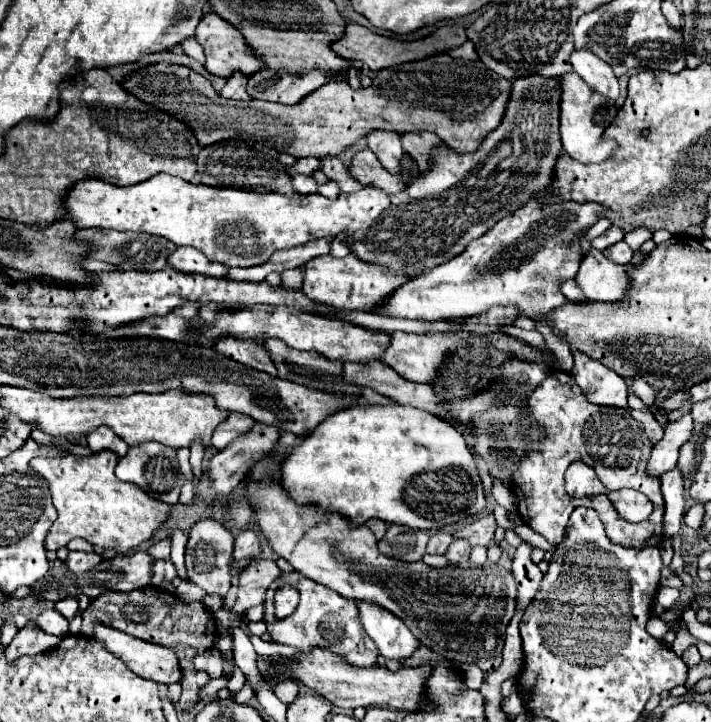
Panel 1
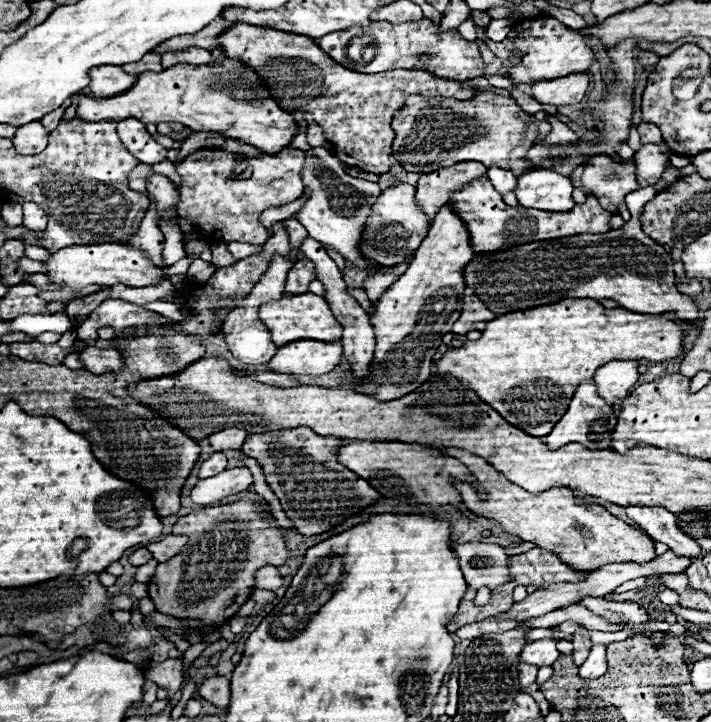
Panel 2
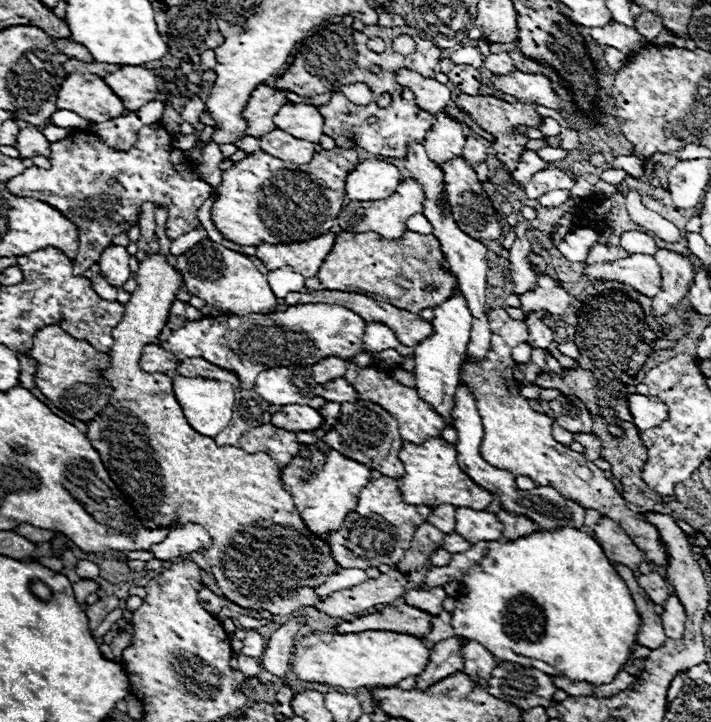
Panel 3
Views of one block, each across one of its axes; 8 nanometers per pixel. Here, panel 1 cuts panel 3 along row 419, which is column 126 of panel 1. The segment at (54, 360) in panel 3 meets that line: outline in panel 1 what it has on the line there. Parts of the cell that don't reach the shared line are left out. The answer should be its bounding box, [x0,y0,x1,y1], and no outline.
[122,54,510,158]

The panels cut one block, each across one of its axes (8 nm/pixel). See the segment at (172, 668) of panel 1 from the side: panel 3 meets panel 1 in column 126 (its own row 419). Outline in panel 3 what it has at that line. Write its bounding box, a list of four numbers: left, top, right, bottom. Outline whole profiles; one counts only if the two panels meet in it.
[628,394,668,430]

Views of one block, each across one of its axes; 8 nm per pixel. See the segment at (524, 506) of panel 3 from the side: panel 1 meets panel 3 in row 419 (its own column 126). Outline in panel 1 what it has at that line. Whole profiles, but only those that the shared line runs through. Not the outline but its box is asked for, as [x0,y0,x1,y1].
[116,442,184,504]

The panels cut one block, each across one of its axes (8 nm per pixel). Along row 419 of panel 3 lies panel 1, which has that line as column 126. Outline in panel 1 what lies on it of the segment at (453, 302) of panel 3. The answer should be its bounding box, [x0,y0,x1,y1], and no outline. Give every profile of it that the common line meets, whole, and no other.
[88,426,128,458]

